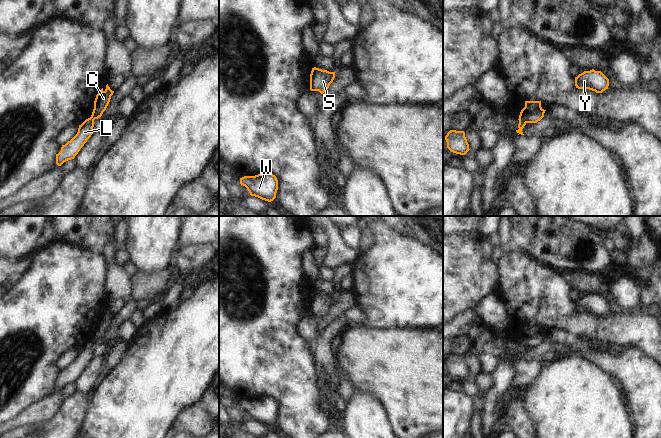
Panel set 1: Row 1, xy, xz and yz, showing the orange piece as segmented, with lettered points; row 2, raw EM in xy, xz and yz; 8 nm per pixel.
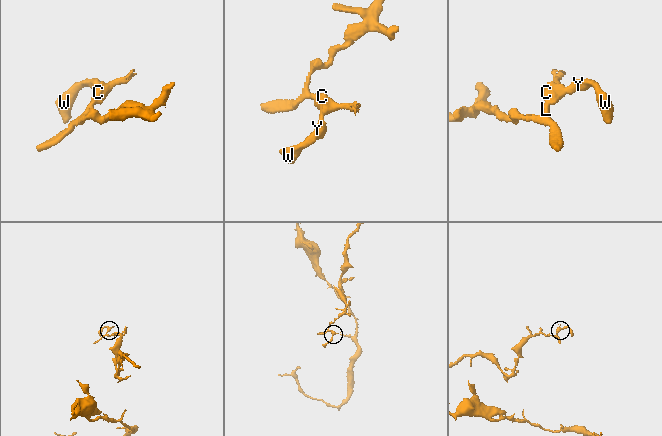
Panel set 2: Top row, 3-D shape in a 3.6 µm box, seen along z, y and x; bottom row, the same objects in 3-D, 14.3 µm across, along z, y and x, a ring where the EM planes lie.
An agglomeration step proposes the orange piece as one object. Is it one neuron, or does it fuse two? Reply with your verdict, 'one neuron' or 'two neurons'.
two neurons

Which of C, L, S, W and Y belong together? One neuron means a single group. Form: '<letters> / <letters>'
C S W Y / L

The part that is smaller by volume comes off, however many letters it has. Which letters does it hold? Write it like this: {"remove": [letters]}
{"remove": ["C", "S", "W", "Y"]}

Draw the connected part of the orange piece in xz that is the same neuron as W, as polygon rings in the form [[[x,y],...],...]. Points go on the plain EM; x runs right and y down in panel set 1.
[[[261,397],[255,400],[240,402],[240,408],[245,410],[251,420],[271,426],[276,422],[278,404],[272,397]]]

